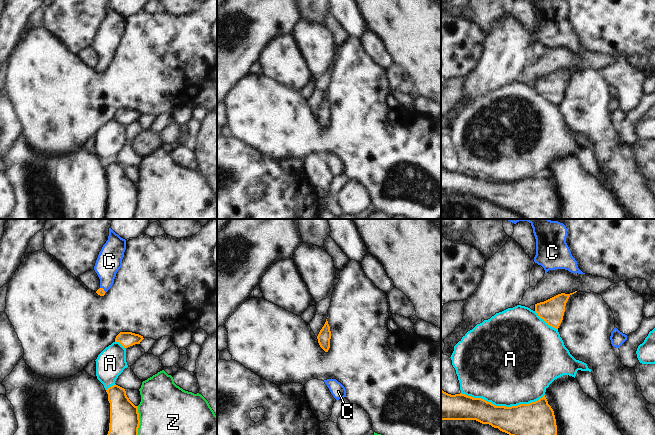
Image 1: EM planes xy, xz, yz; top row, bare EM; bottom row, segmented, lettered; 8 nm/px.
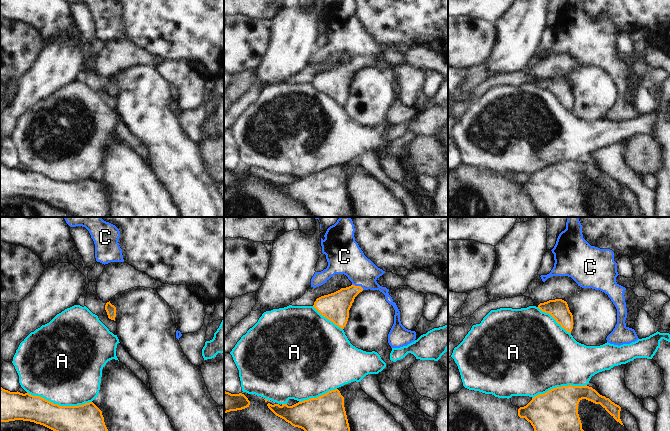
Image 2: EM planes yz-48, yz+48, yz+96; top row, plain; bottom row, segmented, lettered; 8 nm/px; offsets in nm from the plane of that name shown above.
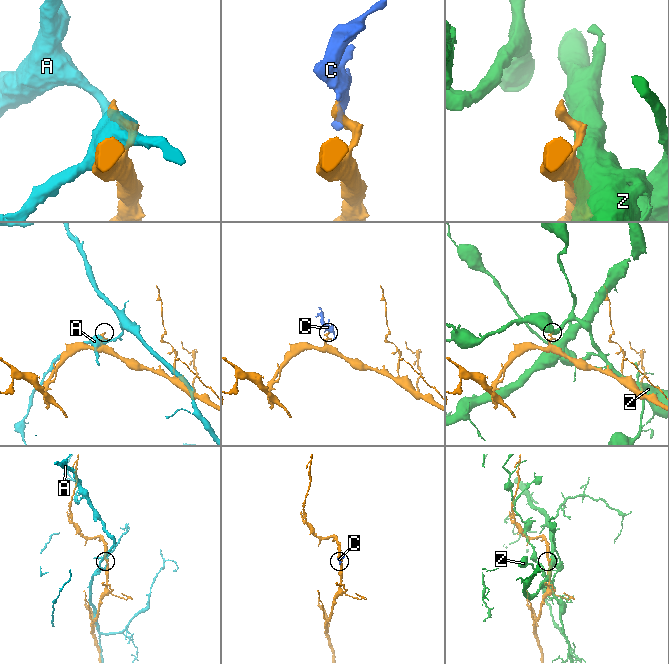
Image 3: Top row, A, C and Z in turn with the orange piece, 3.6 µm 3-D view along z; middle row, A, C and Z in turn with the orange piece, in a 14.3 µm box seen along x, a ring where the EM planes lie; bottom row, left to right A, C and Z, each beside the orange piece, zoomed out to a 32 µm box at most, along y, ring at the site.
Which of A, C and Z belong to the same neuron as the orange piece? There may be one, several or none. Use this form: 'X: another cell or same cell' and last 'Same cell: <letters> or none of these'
A: another cell
C: same cell
Z: another cell
Same cell: C

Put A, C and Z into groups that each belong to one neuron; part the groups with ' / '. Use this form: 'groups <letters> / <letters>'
groups A / C / Z

